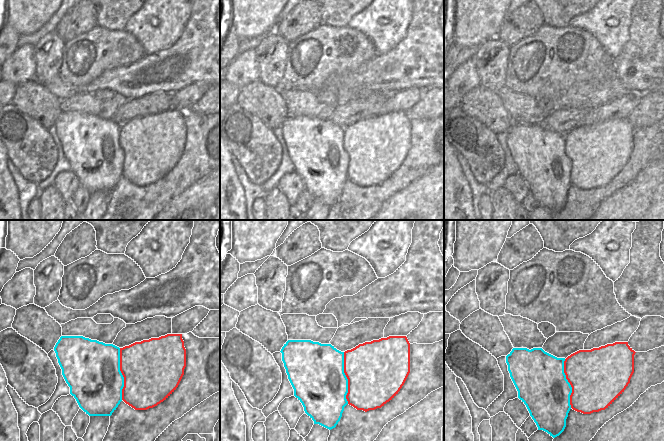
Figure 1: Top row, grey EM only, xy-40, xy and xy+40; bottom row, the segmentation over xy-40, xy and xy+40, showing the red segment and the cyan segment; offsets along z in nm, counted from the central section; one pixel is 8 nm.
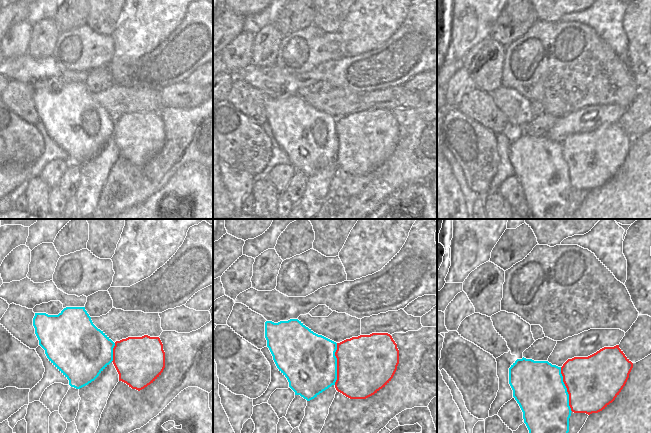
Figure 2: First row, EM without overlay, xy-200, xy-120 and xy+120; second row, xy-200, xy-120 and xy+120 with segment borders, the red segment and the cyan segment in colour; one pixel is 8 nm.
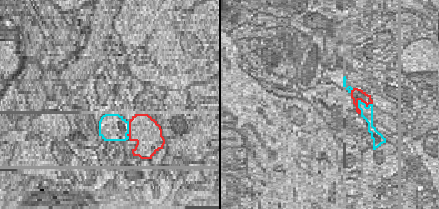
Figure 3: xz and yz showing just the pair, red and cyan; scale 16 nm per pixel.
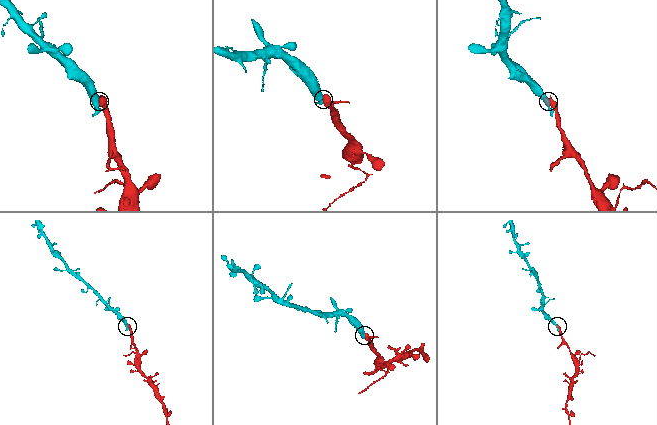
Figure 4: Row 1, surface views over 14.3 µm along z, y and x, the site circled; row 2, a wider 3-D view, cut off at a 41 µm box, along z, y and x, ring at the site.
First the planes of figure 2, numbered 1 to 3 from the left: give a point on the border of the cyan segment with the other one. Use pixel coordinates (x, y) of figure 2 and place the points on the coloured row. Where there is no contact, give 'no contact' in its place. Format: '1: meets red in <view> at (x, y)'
1: meets red in xy-200 at (113, 352)
2: meets red in xy-120 at (337, 364)
3: meets red in xy+120 at (567, 389)

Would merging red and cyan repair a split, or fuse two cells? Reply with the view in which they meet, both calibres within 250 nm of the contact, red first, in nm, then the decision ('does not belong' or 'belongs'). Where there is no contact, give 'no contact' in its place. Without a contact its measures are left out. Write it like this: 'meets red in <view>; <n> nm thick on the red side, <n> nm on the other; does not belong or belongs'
meets red in xy-40; 480 nm thick on the red side, 440 nm on the other; belongs

